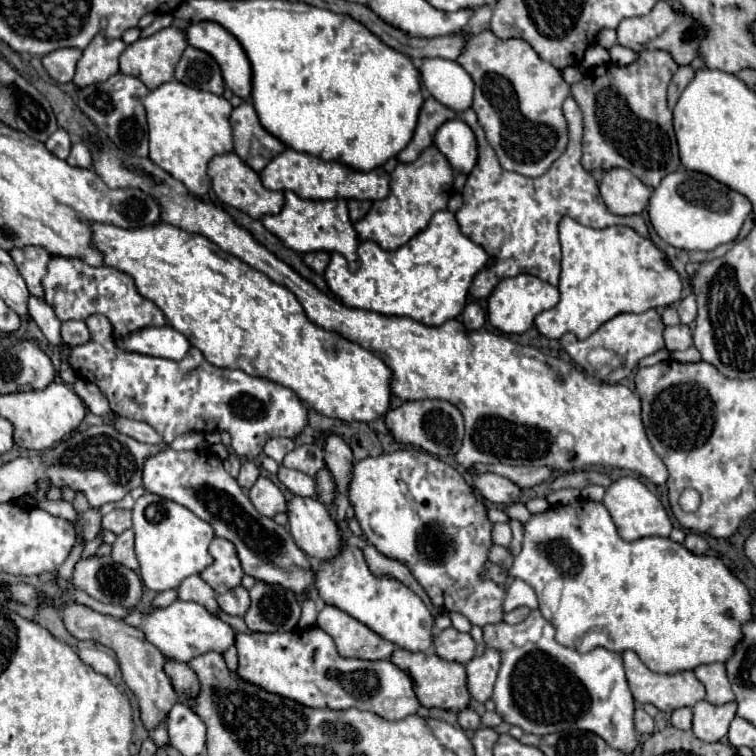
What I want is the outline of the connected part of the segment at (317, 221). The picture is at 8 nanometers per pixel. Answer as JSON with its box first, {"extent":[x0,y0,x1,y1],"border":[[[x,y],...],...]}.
{"extent":[263,191,359,257],"border":[[[285,191],[285,207],[277,215],[265,215],[263,225],[267,231],[277,235],[289,249],[297,253],[311,253],[311,251],[329,251],[341,253],[345,257],[353,257],[359,245],[357,233],[349,221],[347,201],[345,199],[331,199],[331,201],[313,201],[301,199],[293,191]]]}

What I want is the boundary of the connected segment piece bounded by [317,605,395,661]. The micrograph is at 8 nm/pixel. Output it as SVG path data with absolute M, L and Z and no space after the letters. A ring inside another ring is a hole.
M325 605L317 617L317 627L329 633L337 645L337 651L345 657L355 659L389 659L395 645L383 639L379 633L371 631L367 625L359 623L349 613ZM349 653L349 655L347 655Z

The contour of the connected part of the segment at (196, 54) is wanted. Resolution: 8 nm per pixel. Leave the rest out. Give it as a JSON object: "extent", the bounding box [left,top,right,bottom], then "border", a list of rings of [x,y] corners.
{"extent":[175,45,225,95],"border":[[[187,45],[181,61],[175,67],[175,79],[189,87],[211,91],[215,95],[223,95],[223,89],[225,89],[223,77],[215,59],[209,53],[195,49],[191,45]]]}

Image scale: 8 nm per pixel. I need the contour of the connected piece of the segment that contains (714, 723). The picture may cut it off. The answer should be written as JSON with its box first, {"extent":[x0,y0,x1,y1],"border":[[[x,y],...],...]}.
{"extent":[693,701,737,743],"border":[[[699,701],[693,707],[693,733],[705,743],[717,743],[727,735],[729,723],[737,711],[735,703],[711,705],[709,701]]]}

